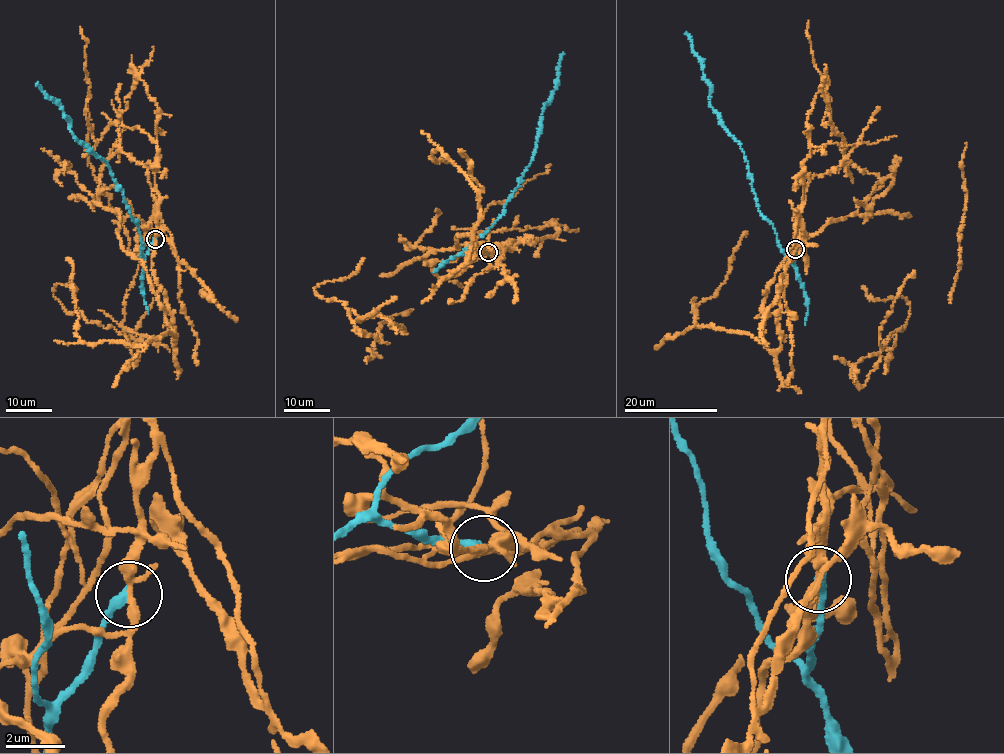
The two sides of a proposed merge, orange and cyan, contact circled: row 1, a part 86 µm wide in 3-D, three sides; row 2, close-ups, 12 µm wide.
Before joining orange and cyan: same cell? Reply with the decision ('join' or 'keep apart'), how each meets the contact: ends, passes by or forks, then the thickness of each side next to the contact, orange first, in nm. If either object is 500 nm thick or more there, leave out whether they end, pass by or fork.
keep apart | orange forks | cyan ends | 240/320 nm

